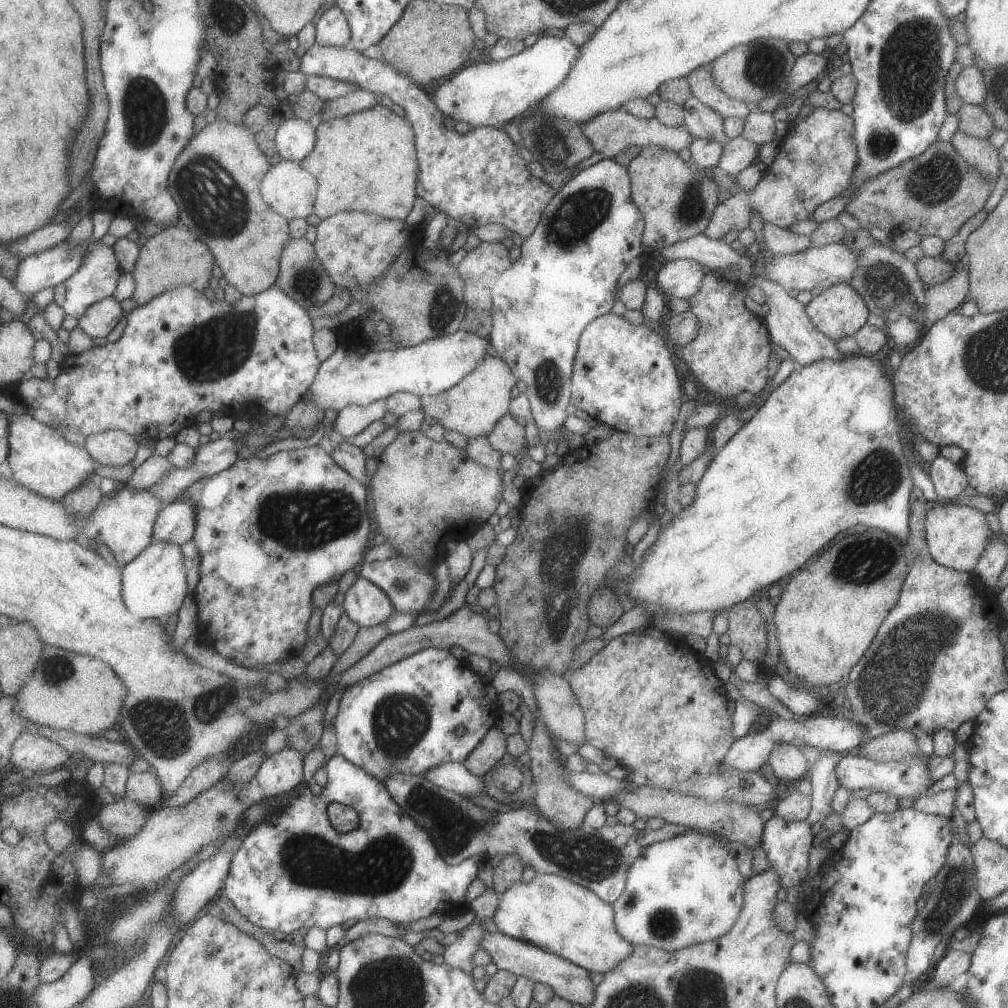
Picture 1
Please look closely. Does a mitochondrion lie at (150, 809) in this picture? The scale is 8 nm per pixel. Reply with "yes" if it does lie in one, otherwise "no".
no

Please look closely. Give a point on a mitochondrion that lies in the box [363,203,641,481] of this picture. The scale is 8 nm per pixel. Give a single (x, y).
(549, 379)

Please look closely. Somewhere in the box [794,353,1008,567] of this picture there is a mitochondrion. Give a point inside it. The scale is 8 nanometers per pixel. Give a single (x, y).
(879, 475)

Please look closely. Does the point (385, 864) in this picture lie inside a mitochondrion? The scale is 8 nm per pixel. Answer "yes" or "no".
yes

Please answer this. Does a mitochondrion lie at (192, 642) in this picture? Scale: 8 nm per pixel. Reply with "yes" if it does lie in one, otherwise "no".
no

